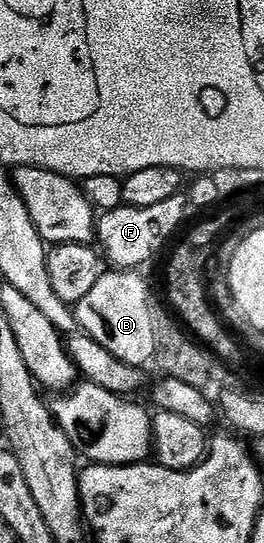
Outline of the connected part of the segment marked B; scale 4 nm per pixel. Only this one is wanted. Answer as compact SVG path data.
M136 270L106 271L94 290L74 305L74 318L80 322L79 327L84 333L90 338L94 338L94 342L98 342L106 350L110 350L110 354L114 354L114 358L135 368L147 369L148 363L155 356L157 359L158 353L161 351L160 328L158 323L156 324L156 312L152 309L152 288L140 275L141 273Z

